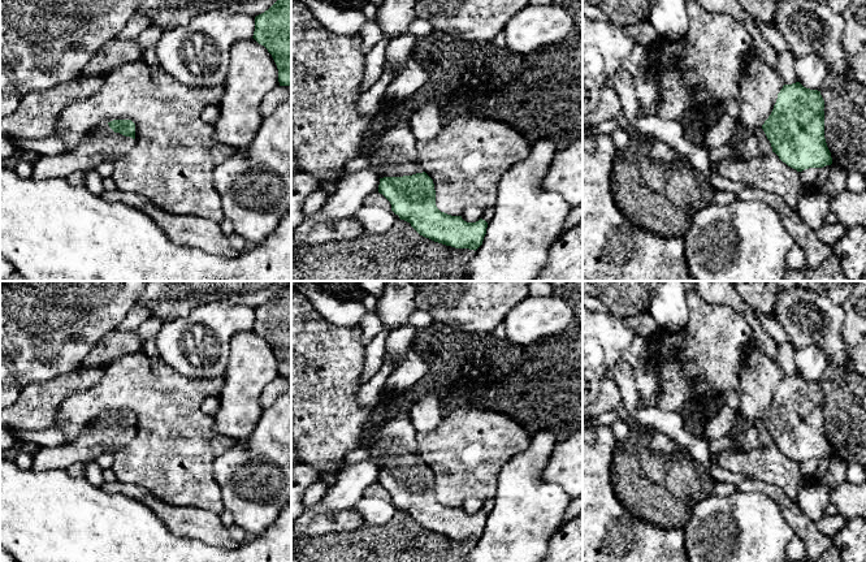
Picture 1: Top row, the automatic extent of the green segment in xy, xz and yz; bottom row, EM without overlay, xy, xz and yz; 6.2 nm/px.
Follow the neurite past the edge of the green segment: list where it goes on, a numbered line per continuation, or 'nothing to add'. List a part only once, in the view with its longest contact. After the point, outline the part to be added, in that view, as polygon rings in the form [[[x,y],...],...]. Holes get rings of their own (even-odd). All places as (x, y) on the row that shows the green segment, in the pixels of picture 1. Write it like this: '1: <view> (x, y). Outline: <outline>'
1: xz (392, 151). Outline: [[[399,122],[372,134],[367,143],[364,156],[371,160],[369,170],[380,178],[412,176],[424,172],[419,161],[416,138],[408,122]]]

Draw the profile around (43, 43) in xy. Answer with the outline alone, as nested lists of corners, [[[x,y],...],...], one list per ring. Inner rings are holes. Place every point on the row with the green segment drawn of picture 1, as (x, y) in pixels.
[[[0,0],[0,92],[21,96],[79,77],[103,46],[113,40],[142,0]]]

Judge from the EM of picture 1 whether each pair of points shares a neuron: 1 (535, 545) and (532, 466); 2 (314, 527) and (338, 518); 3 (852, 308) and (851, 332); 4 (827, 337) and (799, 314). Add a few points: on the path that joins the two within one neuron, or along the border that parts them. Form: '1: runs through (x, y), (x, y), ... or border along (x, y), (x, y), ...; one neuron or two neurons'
1: runs through (532, 526), (532, 485); one neuron
2: runs through (320, 523), (332, 522); one neuron
3: runs through (852, 314), (852, 327); one neuron
4: runs through (821, 331), (805, 315); one neuron

